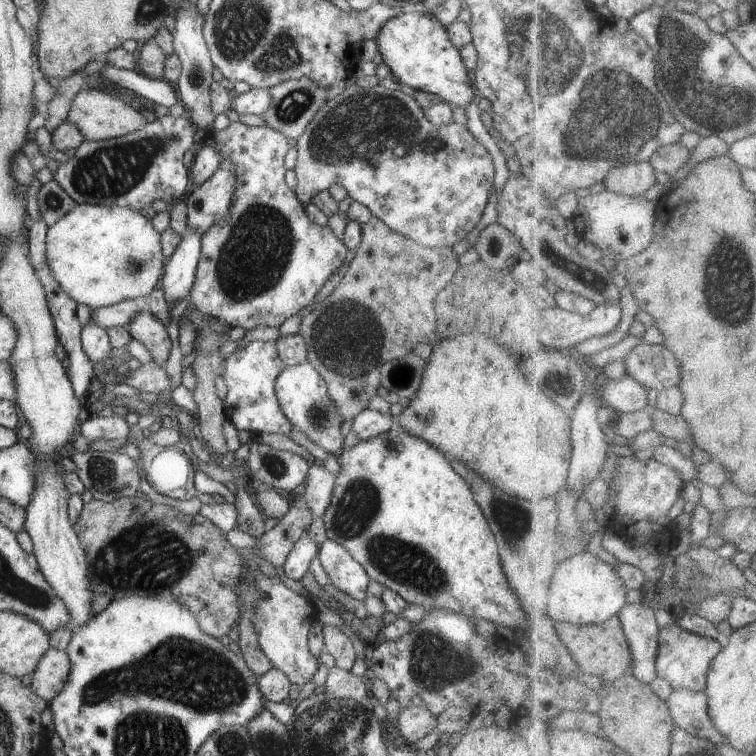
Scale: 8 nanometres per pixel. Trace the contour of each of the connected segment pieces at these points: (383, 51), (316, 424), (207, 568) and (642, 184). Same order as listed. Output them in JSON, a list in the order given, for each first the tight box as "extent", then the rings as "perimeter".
[{"extent":[375,12,479,108],"perimeter":[[[428,12],[398,13],[380,27],[375,41],[383,62],[402,85],[440,96],[454,107],[465,108],[479,98],[471,86],[471,72],[464,66],[460,51],[450,42],[446,27]]]},{"extent":[275,363,345,455],"perimeter":[[[310,363],[286,367],[275,380],[275,393],[282,412],[293,428],[304,432],[312,444],[334,455],[339,455],[344,450],[345,436],[340,429],[343,416],[329,395],[326,381]]]},{"extent":[73,496,244,639],"perimeter":[[[136,496],[118,498],[111,503],[93,498],[84,503],[73,527],[85,549],[88,561],[87,580],[92,593],[108,595],[111,599],[154,596],[178,602],[193,614],[200,630],[215,639],[228,635],[236,624],[241,613],[238,610],[237,582],[242,575],[244,559],[238,548],[227,539],[226,533],[203,514],[188,515],[166,504]]]},{"extent":[606,162,656,196],"perimeter":[[[631,162],[618,166],[610,172],[606,188],[613,193],[636,196],[643,195],[656,184],[655,166],[650,162]]]}]

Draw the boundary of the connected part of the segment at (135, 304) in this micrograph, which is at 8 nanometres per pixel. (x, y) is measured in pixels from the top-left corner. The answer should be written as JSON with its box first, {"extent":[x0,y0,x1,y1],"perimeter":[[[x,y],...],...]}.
{"extent":[89,298,147,330],"perimeter":[[[144,298],[140,300],[130,299],[107,307],[92,309],[89,320],[94,325],[98,325],[100,328],[105,328],[106,330],[112,327],[128,327],[129,322],[140,311],[147,309]]]}

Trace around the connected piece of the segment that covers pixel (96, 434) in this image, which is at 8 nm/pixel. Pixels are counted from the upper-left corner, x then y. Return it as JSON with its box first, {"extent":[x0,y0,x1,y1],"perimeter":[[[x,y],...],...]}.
{"extent":[80,411,128,443],"perimeter":[[[122,411],[110,417],[97,417],[91,419],[84,417],[80,425],[82,436],[87,438],[91,443],[94,440],[126,440],[128,436],[125,430],[128,428],[128,423],[125,420],[125,414]]]}

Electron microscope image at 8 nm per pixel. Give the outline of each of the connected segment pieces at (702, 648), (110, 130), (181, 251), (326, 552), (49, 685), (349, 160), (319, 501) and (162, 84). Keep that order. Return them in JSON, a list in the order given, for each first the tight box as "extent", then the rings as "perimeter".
[{"extent":[657,620,725,692],"perimeter":[[[676,620],[671,627],[661,630],[659,659],[657,662],[659,676],[669,680],[675,690],[692,689],[698,692],[707,691],[712,663],[723,652],[725,647],[720,644],[718,639],[705,637],[686,630]]]},{"extent":[66,88,147,141],"perimeter":[[[83,88],[72,99],[66,123],[76,126],[84,141],[110,141],[140,130],[147,122],[144,116],[124,101],[115,99],[100,90]]]},{"extent":[159,229,202,305],"perimeter":[[[186,229],[181,234],[181,242],[164,266],[159,287],[164,290],[168,305],[183,298],[188,299],[192,288],[199,256],[202,235]]]},{"extent":[318,539,371,600],"perimeter":[[[327,539],[318,558],[332,584],[356,600],[366,600],[371,579],[362,565],[341,544]]]},{"extent":[29,647,71,703],"perimeter":[[[50,647],[31,672],[32,682],[29,686],[37,697],[48,703],[64,688],[70,667],[71,664],[65,651]]]},{"extent":[293,84,499,249],"perimeter":[[[378,84],[374,87],[359,87],[358,85],[348,85],[345,90],[335,98],[327,100],[314,115],[314,118],[308,123],[304,134],[293,143],[298,151],[297,161],[293,170],[296,173],[297,186],[293,190],[296,196],[306,205],[308,202],[322,191],[328,191],[332,184],[340,184],[347,190],[348,195],[353,201],[360,202],[368,207],[374,218],[381,220],[390,230],[417,242],[425,247],[438,247],[451,249],[456,242],[473,230],[479,223],[480,217],[484,213],[484,208],[488,204],[488,196],[492,192],[492,187],[499,182],[499,177],[494,174],[494,165],[492,155],[482,145],[466,125],[452,122],[444,126],[434,126],[423,113],[423,109],[413,97],[408,96],[402,91],[391,91],[386,87]]]},{"extent":[304,465,335,520],"perimeter":[[[309,465],[309,473],[304,482],[304,500],[313,520],[320,518],[328,508],[332,491],[335,487],[335,476],[323,466]]]},{"extent":[98,64,179,106],"perimeter":[[[107,64],[98,76],[108,79],[112,84],[126,88],[130,93],[140,95],[156,105],[174,106],[179,101],[175,86],[164,78],[152,78],[134,69],[126,70]]]}]

